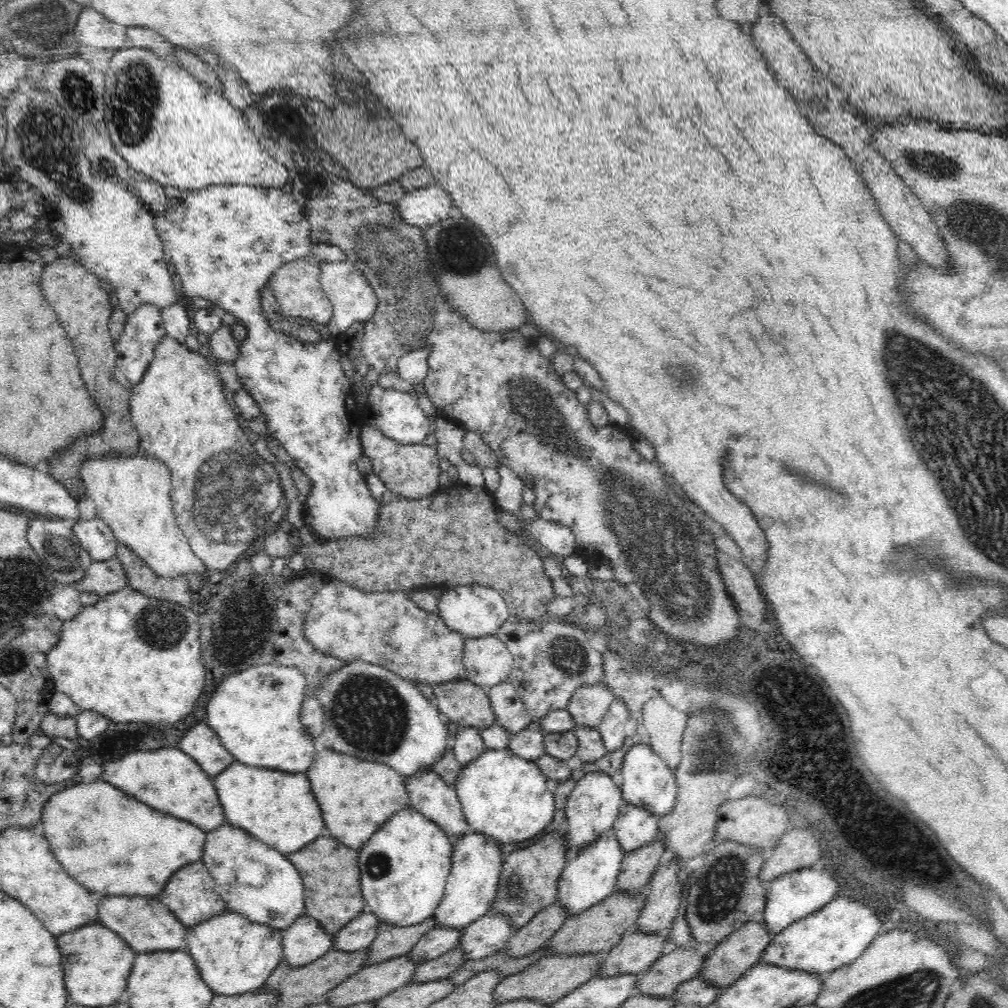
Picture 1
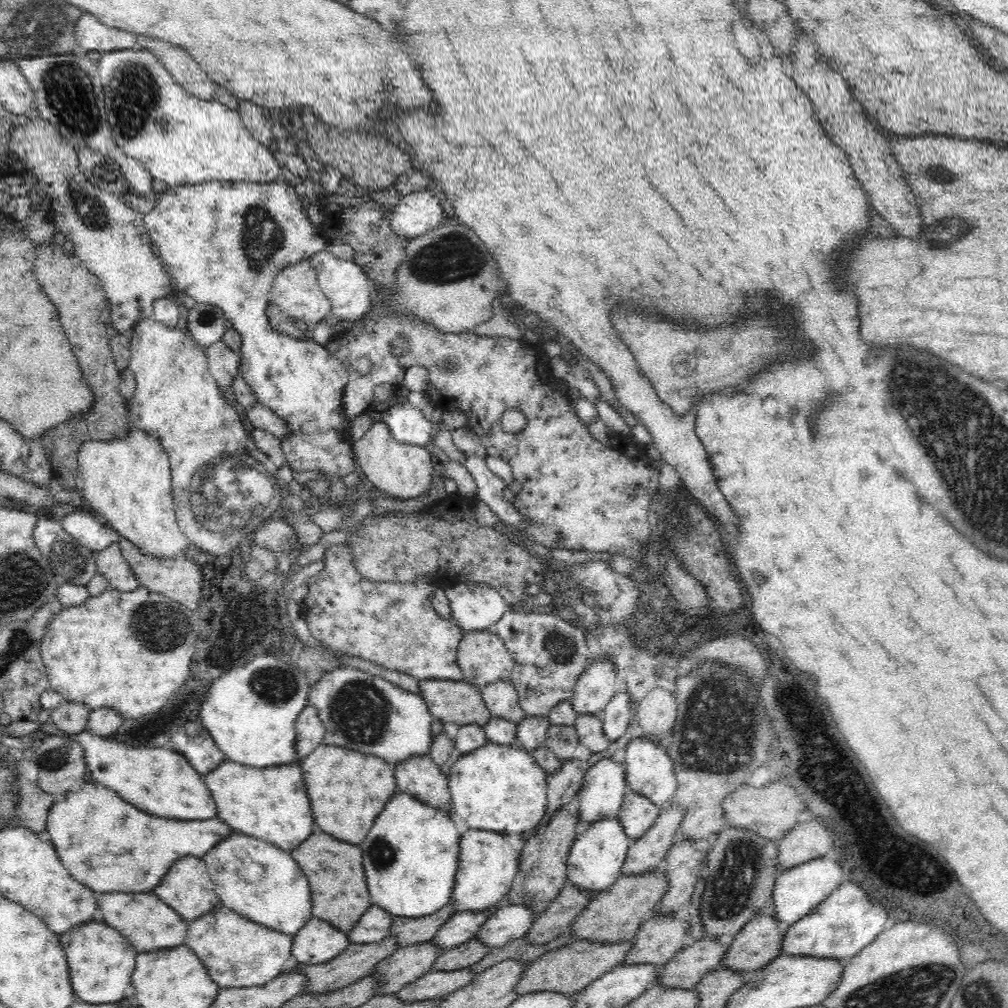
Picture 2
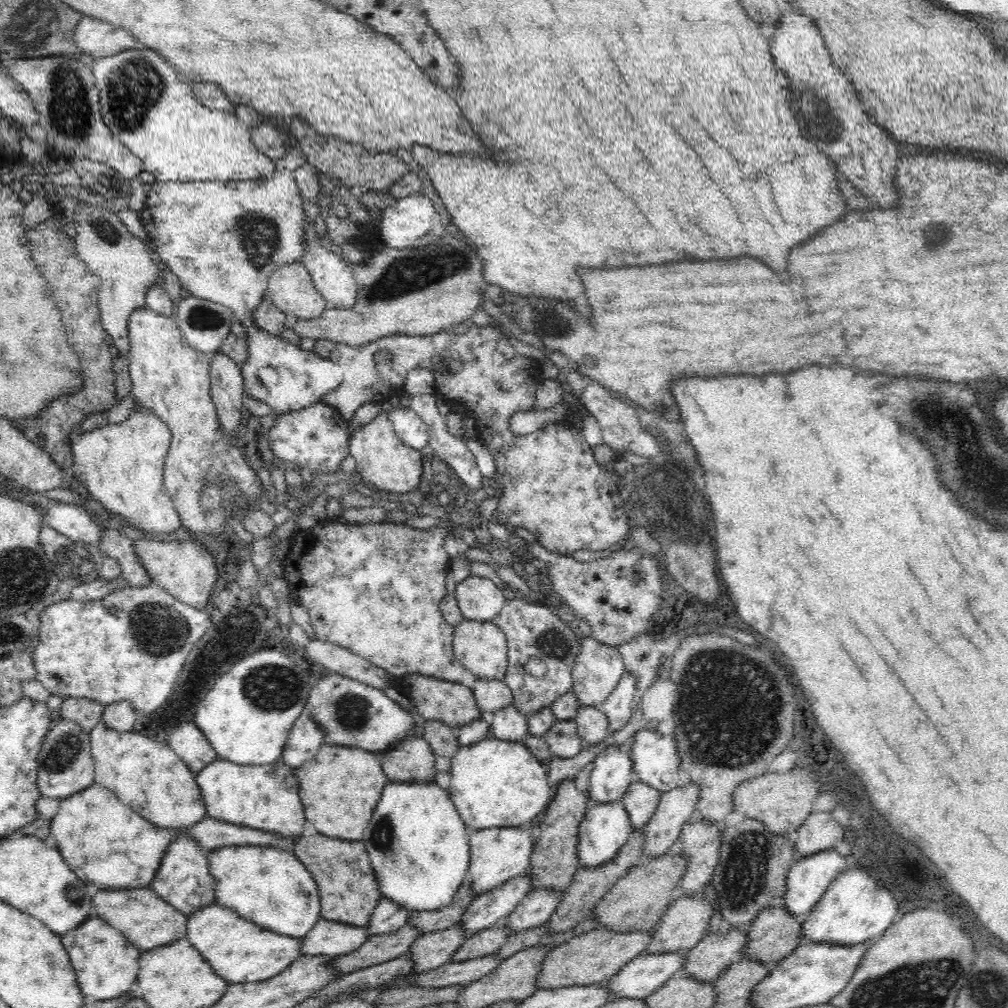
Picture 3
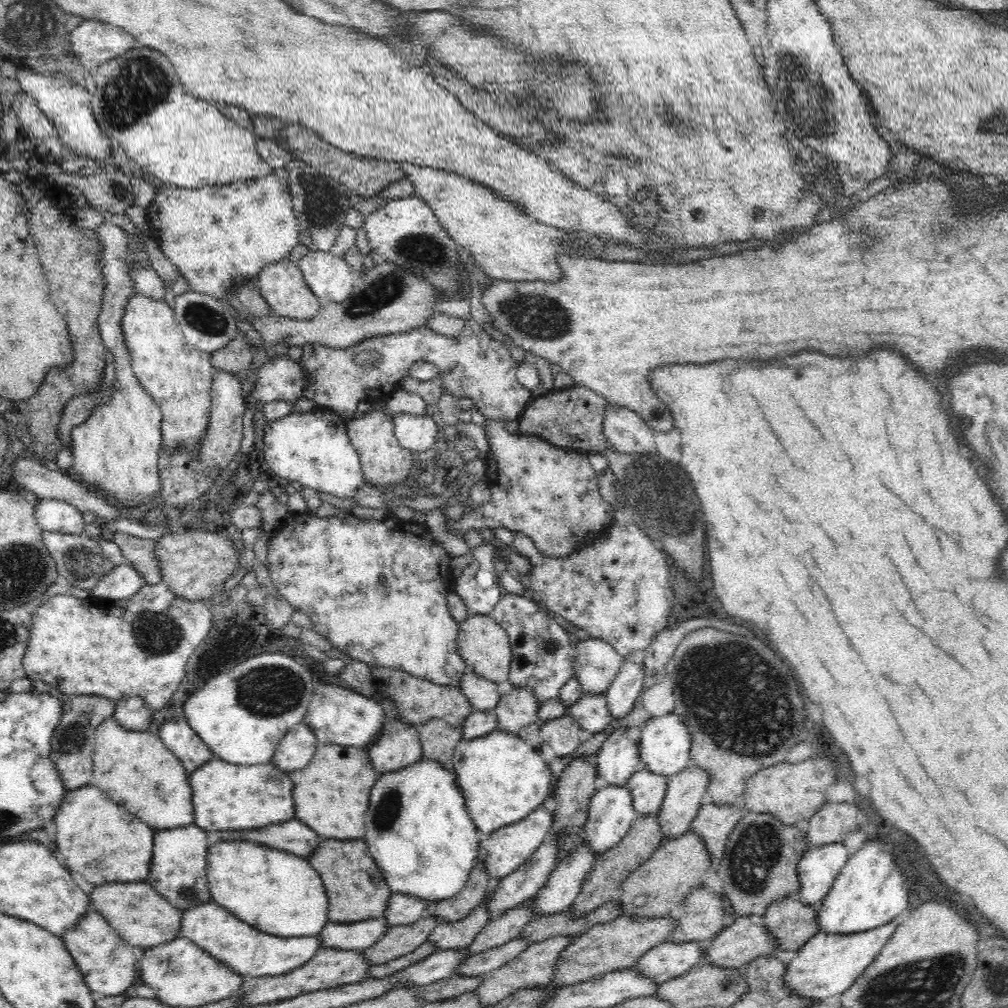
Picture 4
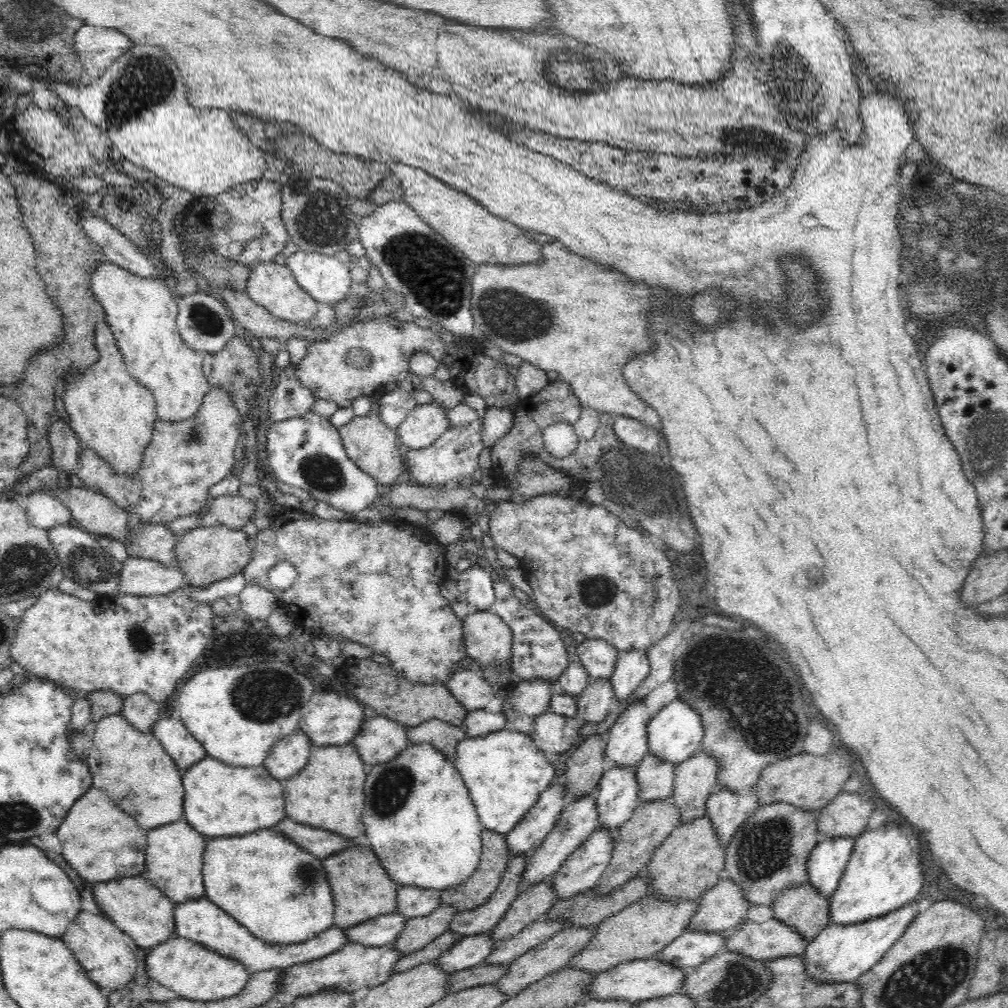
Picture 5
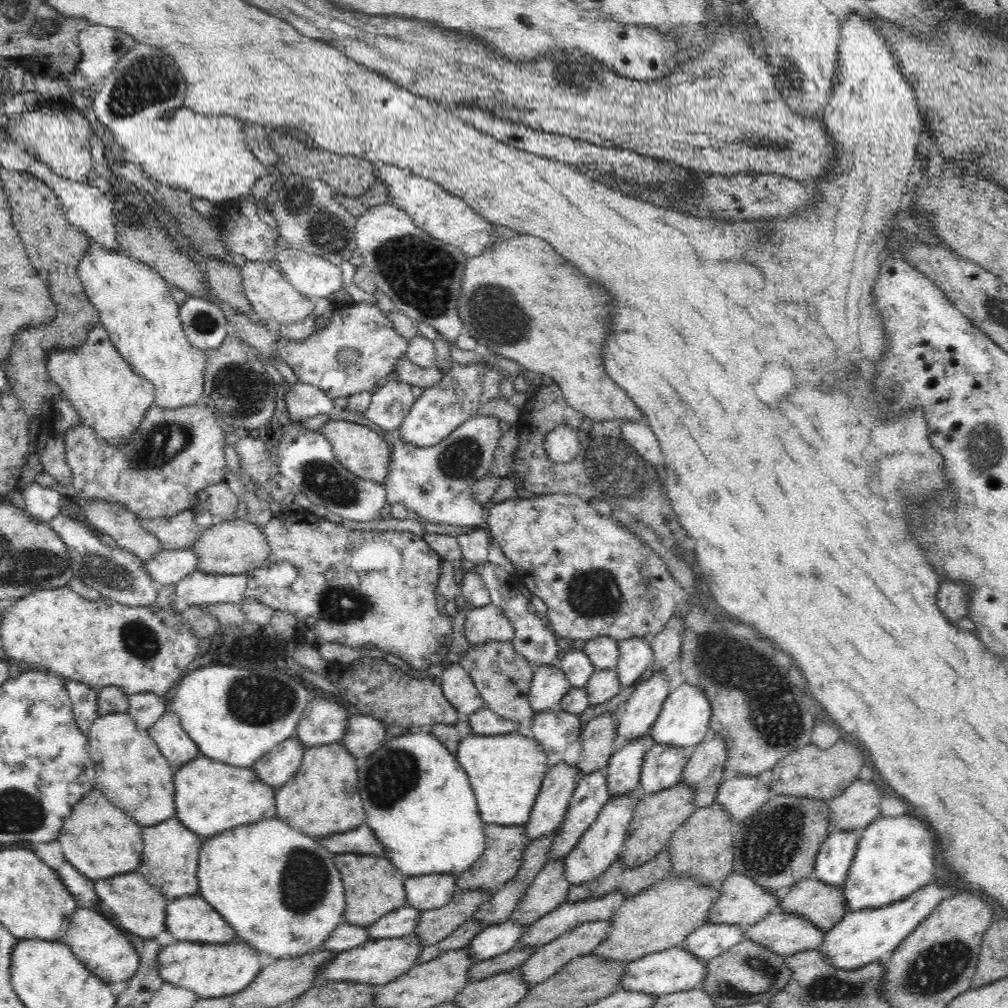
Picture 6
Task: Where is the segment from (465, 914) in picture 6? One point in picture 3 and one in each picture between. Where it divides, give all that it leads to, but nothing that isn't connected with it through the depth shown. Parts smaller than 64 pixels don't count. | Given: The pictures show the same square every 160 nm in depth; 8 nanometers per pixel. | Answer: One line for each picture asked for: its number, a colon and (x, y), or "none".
3: (377, 949)
4: (400, 940)
5: (418, 932)

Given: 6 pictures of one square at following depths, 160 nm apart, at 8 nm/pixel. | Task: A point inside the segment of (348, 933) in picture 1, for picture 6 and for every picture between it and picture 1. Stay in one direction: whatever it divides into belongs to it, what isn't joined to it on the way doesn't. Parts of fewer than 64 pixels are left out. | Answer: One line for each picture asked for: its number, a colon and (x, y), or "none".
2: (374, 925)
3: (388, 916)
4: (402, 909)
5: (413, 901)
6: (431, 891)

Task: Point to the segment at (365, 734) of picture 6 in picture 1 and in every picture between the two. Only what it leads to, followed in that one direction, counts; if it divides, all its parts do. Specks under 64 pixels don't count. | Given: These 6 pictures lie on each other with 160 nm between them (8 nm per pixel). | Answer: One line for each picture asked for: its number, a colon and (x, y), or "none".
1: (429, 794)
2: (421, 777)
3: (412, 759)
4: (397, 744)
5: (379, 739)

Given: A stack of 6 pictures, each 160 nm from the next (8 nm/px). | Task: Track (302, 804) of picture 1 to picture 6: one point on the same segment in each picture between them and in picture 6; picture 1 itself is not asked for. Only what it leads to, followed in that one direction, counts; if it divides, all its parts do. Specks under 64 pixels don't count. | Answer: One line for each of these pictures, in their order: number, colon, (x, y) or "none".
2: (270, 803)
3: (265, 797)
4: (226, 796)
5: (219, 800)
6: (211, 797)

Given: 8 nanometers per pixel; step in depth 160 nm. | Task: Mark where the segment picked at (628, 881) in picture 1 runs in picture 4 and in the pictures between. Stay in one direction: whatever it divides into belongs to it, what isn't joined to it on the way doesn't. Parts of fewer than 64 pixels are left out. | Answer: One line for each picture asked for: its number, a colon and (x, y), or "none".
2: (645, 853)
3: (676, 806)
4: (686, 791)

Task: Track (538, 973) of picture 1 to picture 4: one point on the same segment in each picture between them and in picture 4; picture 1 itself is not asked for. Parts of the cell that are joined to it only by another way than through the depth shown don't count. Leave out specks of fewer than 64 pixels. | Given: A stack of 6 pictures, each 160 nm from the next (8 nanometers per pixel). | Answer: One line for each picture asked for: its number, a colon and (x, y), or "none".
2: (569, 969)
3: (594, 957)
4: (617, 944)

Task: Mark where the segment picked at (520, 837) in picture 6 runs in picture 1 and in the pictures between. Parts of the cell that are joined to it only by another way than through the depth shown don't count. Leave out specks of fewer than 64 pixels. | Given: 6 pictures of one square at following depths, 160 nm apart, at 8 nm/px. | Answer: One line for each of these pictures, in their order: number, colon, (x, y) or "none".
1: (392, 940)
2: (408, 931)
3: (425, 921)
4: (475, 890)
5: (473, 892)

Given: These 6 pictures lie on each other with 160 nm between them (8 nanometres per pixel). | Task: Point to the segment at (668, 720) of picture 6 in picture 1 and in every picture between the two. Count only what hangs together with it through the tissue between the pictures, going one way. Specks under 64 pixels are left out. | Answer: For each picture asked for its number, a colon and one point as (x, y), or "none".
1: (647, 781)
2: (649, 768)
3: (655, 760)
4: (665, 743)
5: (674, 734)

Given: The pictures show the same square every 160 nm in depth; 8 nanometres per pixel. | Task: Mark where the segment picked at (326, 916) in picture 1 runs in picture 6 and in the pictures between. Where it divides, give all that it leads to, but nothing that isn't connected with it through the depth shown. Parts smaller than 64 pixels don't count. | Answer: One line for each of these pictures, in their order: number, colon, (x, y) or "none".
2: (335, 870)
3: (346, 885)
4: (356, 891)
5: (361, 889)
6: (373, 886)

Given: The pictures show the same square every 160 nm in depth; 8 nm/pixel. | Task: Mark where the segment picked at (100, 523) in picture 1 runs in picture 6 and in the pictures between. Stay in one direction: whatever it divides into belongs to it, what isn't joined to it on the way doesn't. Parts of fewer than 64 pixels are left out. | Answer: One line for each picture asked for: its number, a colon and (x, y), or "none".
2: (87, 528)
3: (72, 521)
4: (52, 515)
5: (44, 510)
6: (41, 504)

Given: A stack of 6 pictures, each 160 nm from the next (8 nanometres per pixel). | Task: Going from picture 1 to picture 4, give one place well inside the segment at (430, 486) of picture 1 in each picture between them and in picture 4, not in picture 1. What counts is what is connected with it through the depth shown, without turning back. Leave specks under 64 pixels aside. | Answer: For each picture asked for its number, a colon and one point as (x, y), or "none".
2: (403, 471)
3: (385, 462)
4: (384, 462)

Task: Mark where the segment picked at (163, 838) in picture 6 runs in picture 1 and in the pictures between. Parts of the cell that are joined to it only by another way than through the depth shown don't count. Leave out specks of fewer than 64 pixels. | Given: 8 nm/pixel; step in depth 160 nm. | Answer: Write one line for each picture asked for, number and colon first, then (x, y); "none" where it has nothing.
1: (191, 894)
2: (188, 888)
3: (184, 879)
4: (179, 864)
5: (174, 862)

